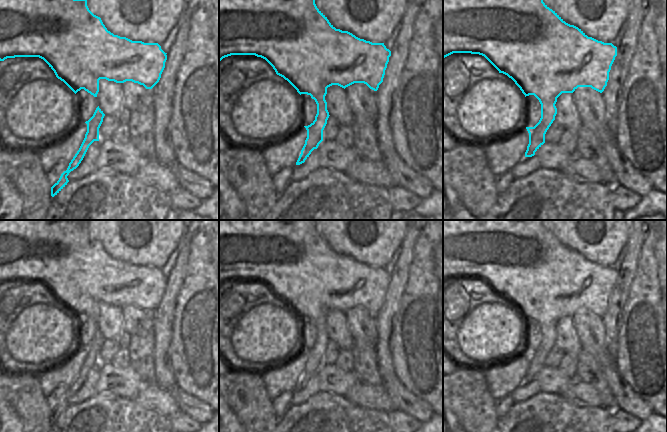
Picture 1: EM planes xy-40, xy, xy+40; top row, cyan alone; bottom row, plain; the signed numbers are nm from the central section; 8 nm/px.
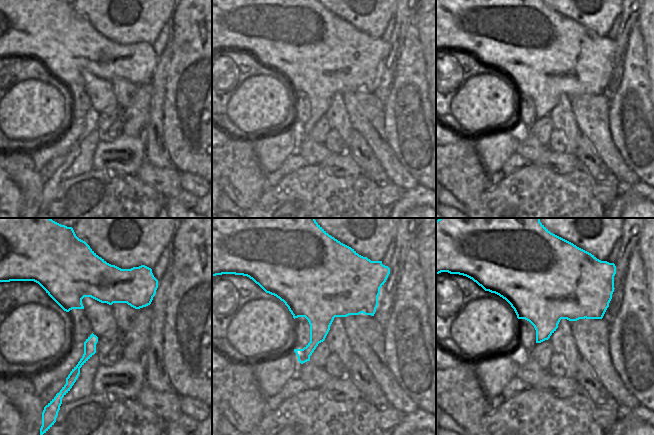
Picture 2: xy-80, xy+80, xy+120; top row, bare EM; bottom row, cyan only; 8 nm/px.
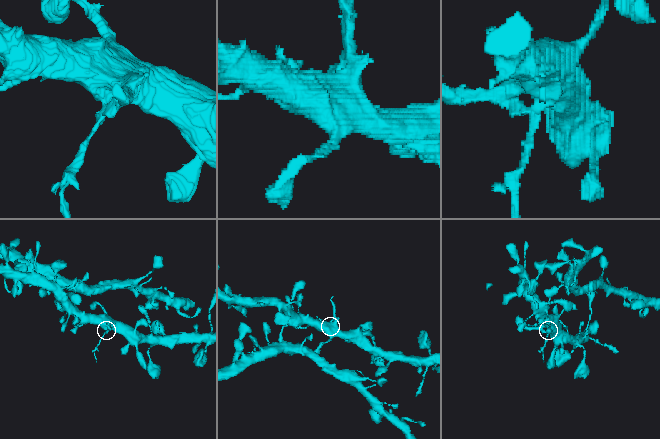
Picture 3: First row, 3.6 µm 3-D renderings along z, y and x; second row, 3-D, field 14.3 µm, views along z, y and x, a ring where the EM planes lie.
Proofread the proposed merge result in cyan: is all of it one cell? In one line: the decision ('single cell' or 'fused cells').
fused cells

